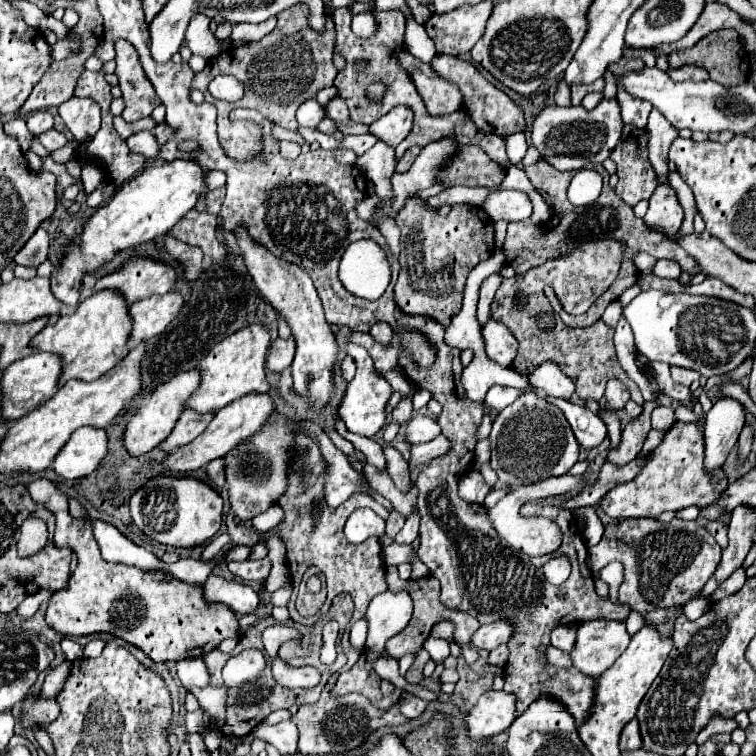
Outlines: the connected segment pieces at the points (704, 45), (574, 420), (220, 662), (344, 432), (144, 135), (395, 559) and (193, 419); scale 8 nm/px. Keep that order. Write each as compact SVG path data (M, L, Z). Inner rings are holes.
M716 30L716 32L710 32L708 36L704 36L700 42L696 42L696 46L672 52L670 54L670 68L680 68L684 64L701 66L704 70L708 70L710 80L720 82L720 84L730 88L730 86L744 82L744 78L748 74L748 61L746 59L747 53L736 30Z
M534 390L538 396L550 400L552 404L556 404L564 414L566 414L566 420L570 422L572 430L574 430L574 436L578 440L578 444L586 450L592 450L596 446L600 446L604 442L604 438L608 436L606 434L606 424L602 422L602 418L594 412L590 412L588 408L584 406L576 406L568 400L554 400L554 398L548 398L542 390Z
M212 650L210 654L204 656L204 662L206 662L208 672L212 676L210 678L210 684L212 686L222 686L222 674L220 674L220 670L226 664L226 654L222 654L220 650Z
M342 420L337 422L336 429L342 437L352 442L357 450L364 453L369 464L374 465L381 471L386 469L386 460L382 451L382 446L378 442L368 437L352 434L346 429Z
M138 132L138 134L132 134L128 140L126 140L128 148L136 154L142 154L144 158L158 158L158 142L156 142L156 136L154 132Z
M394 542L382 550L382 560L386 564L398 566L402 562L408 562L412 558L412 554L414 554L414 550L410 550L410 544L396 544Z
M184 410L180 420L176 422L172 434L160 444L160 448L166 452L172 452L174 448L180 448L180 446L192 442L198 434L202 434L206 430L206 426L210 424L212 418L214 418L214 414L198 414L196 410Z

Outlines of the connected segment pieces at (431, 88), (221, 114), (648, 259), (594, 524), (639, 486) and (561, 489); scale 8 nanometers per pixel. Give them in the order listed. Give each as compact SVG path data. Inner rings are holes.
M400 52L398 60L412 76L416 90L420 92L430 116L452 114L456 110L460 110L462 92L458 90L458 86L454 86L452 82L446 82L446 78L438 78L438 74L434 74L434 70L430 70L430 64L420 62L412 54Z
M296 4L284 10L282 14L278 14L276 28L262 40L250 42L244 46L232 46L226 52L222 52L218 58L208 60L206 68L194 76L192 88L200 90L206 102L212 102L216 98L212 98L212 94L208 92L210 80L216 74L234 74L244 84L244 98L240 98L238 102L220 102L220 100L214 102L214 106L218 108L218 118L222 126L230 110L254 108L270 122L280 124L282 128L288 128L288 130L296 130L298 128L298 122L296 122L298 106L306 102L308 98L314 98L320 88L332 86L334 82L334 76L336 76L336 66L332 62L334 42L336 42L336 30L334 30L331 16L326 15L322 34L314 34L314 30L310 30L308 26L308 6ZM248 54L254 54L254 58Z
M638 254L638 256L634 256L634 264L636 264L636 268L640 272L650 272L654 268L654 262L656 262L656 258L650 256L650 254Z
M594 506L578 508L578 510L574 510L574 514L576 514L578 518L584 518L584 520L586 520L586 528L584 528L582 536L584 536L584 542L586 542L588 548L594 546L594 544L602 538L602 534L604 534L604 526L602 526L602 522L600 522L600 518L598 518Z
M676 422L664 436L662 444L652 452L652 460L642 468L642 472L626 484L612 488L600 506L610 518L658 518L662 512L676 512L686 506L708 506L726 490L728 482L722 470L716 474L706 474L704 466L704 438L696 424Z
M564 474L564 476L558 476L558 478L548 478L546 482L538 482L538 484L530 484L530 486L518 486L514 490L510 490L494 508L488 510L488 516L490 516L490 522L494 524L494 528L498 530L498 534L508 540L508 544L528 556L544 556L544 554L550 554L554 552L560 542L562 542L562 532L558 525L544 517L522 517L518 514L520 506L526 504L526 502L534 502L534 500L546 500L546 498L554 498L554 496L564 496L564 494L570 494L570 492L576 492L580 488L584 488L586 480L584 480L584 474L580 476L572 476L572 474Z

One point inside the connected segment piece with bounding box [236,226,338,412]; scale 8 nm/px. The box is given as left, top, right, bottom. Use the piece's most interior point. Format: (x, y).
(288, 287)

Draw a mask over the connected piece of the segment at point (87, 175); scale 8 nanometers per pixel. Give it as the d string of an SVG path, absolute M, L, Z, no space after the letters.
M82 162L82 186L84 186L84 192L86 194L92 194L96 190L96 186L102 182L104 174L102 174L102 168L98 164L92 164L92 162Z

